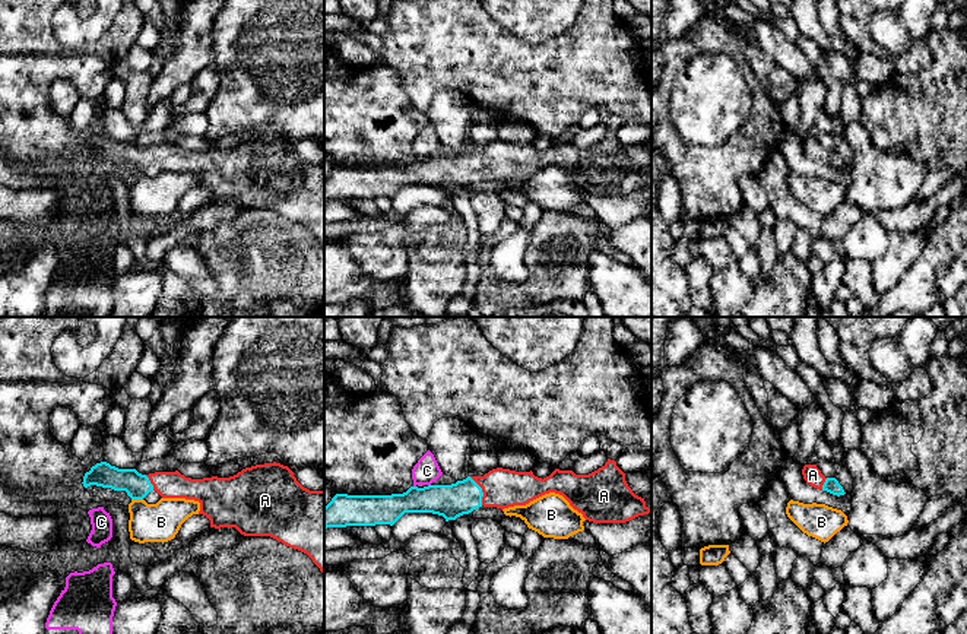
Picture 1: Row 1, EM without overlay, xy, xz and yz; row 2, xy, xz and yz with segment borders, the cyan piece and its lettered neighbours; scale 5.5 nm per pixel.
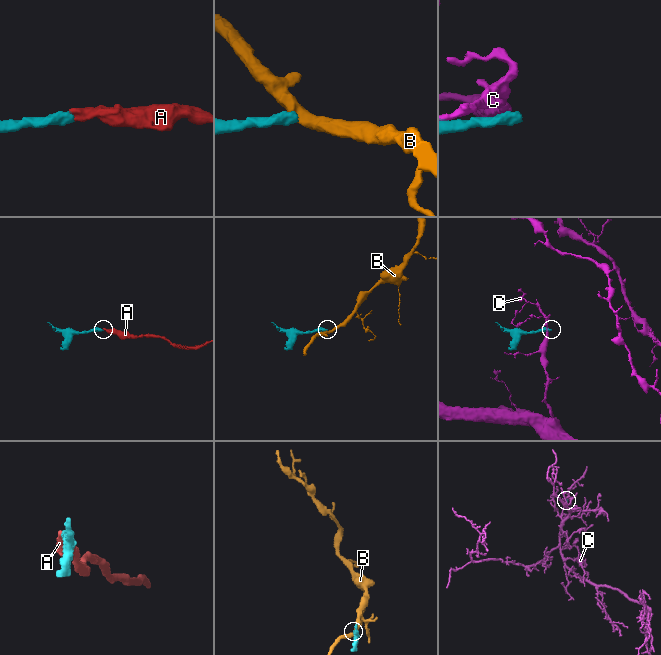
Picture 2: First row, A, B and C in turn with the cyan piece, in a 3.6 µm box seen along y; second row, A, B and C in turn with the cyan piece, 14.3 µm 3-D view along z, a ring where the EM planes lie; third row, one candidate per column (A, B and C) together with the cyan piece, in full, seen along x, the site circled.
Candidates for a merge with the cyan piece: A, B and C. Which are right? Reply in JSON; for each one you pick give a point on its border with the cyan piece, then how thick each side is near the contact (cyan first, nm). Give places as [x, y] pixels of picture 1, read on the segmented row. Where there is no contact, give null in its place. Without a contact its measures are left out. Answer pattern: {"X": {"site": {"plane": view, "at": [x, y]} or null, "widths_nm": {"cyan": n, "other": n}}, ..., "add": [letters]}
{"A": {"site": {"plane": "xz", "at": [481, 491]}, "widths_nm": {"cyan": 190, "other": 220}}, "add": ["A"]}

